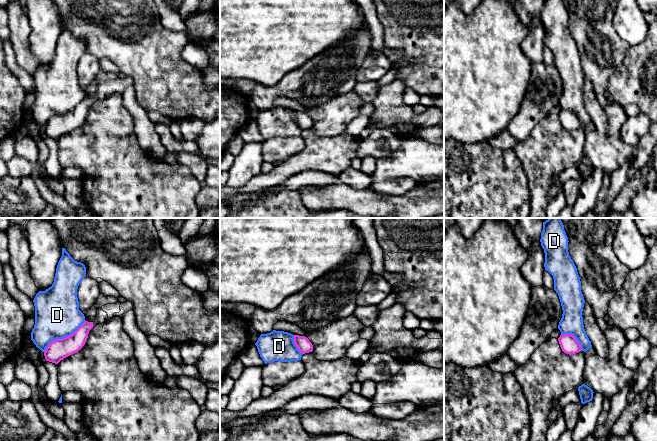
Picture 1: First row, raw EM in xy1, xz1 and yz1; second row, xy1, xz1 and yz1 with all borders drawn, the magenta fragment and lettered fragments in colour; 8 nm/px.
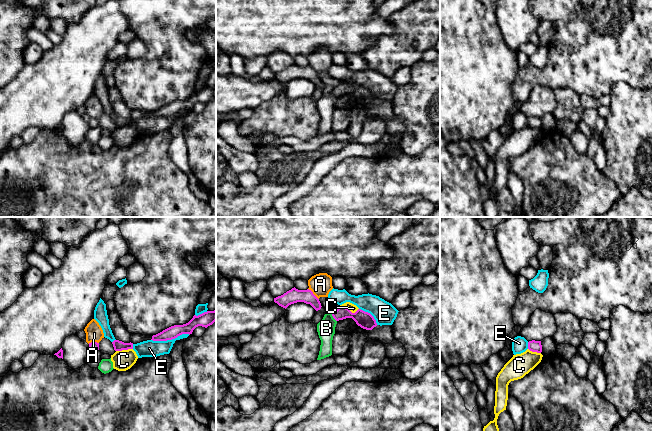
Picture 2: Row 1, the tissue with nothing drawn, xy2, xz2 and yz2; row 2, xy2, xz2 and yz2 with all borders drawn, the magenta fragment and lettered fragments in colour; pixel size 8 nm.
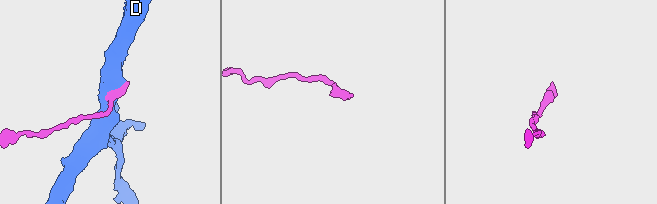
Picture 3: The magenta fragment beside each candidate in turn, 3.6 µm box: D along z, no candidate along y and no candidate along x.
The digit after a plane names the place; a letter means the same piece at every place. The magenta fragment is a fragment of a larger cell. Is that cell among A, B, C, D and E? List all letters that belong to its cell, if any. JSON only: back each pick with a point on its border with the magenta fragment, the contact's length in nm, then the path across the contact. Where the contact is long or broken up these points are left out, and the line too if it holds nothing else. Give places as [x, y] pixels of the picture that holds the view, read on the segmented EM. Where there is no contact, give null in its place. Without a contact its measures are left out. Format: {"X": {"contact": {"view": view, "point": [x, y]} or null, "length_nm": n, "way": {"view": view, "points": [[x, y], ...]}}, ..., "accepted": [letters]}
{"accepted": []}

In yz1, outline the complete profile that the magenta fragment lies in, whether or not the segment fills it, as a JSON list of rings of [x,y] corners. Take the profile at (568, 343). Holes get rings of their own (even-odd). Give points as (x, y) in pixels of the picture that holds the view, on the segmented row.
[[[561,334],[558,341],[562,351],[566,354],[573,355],[582,350],[577,339],[571,334]]]

